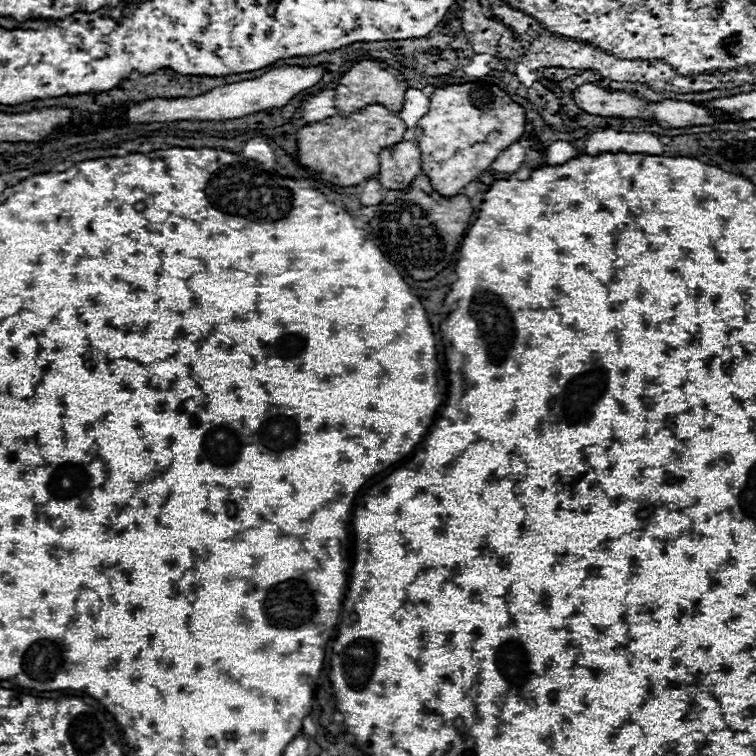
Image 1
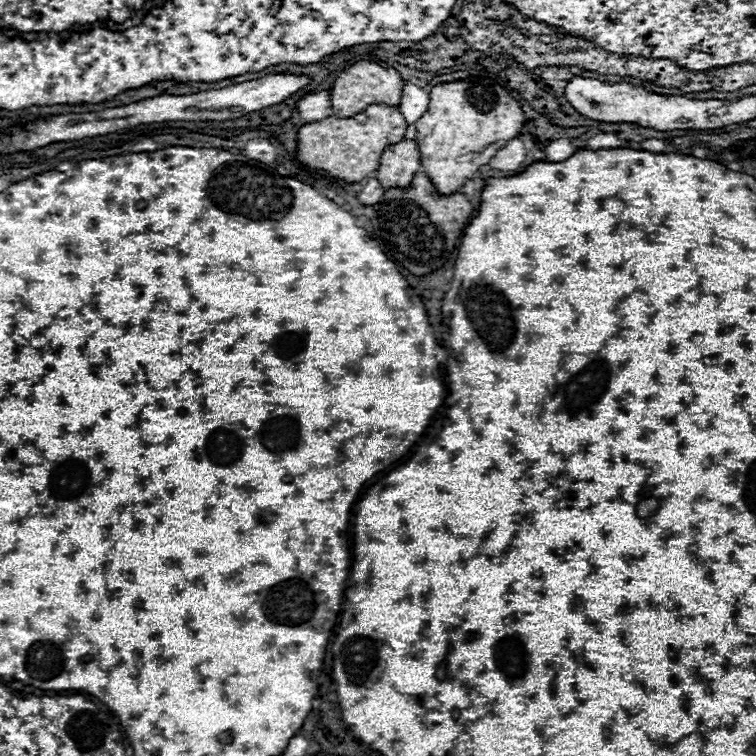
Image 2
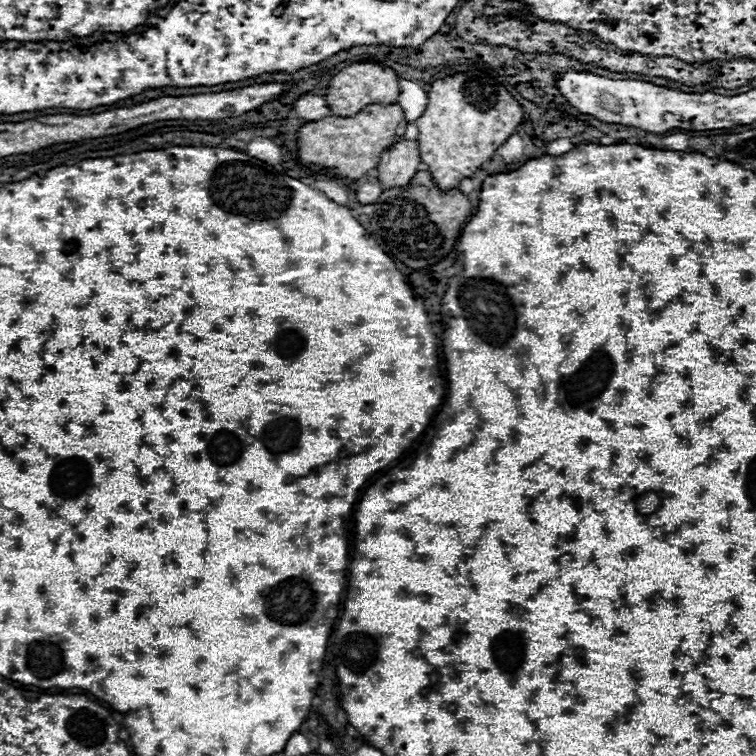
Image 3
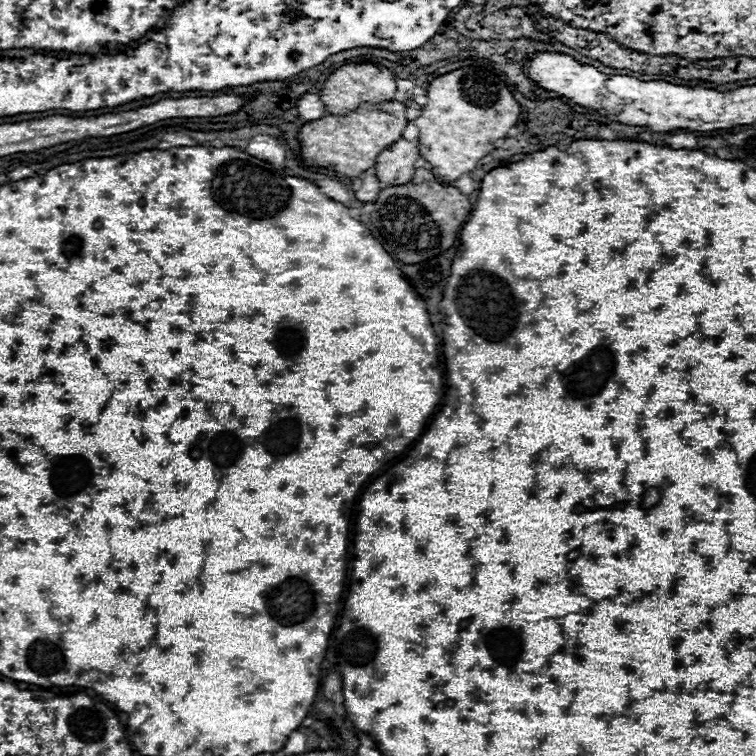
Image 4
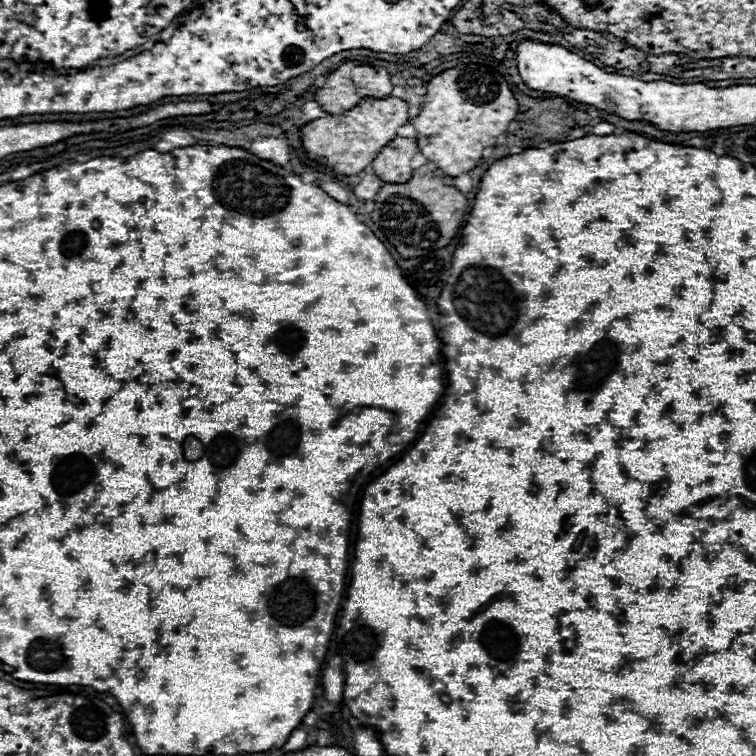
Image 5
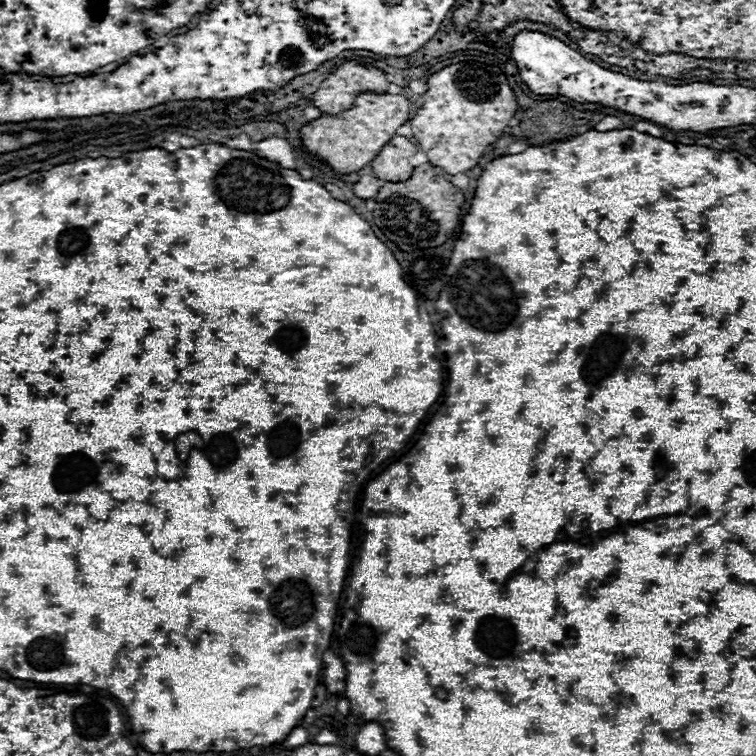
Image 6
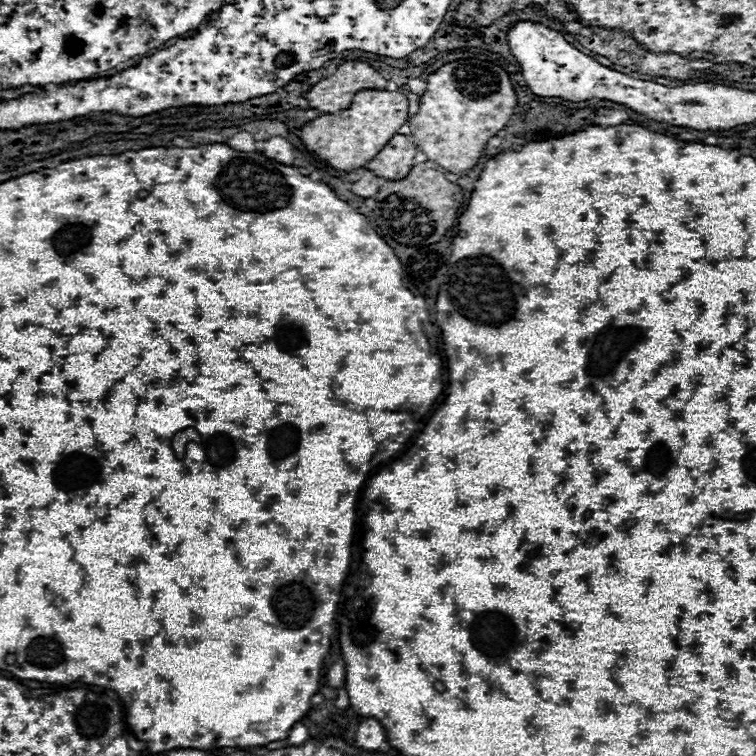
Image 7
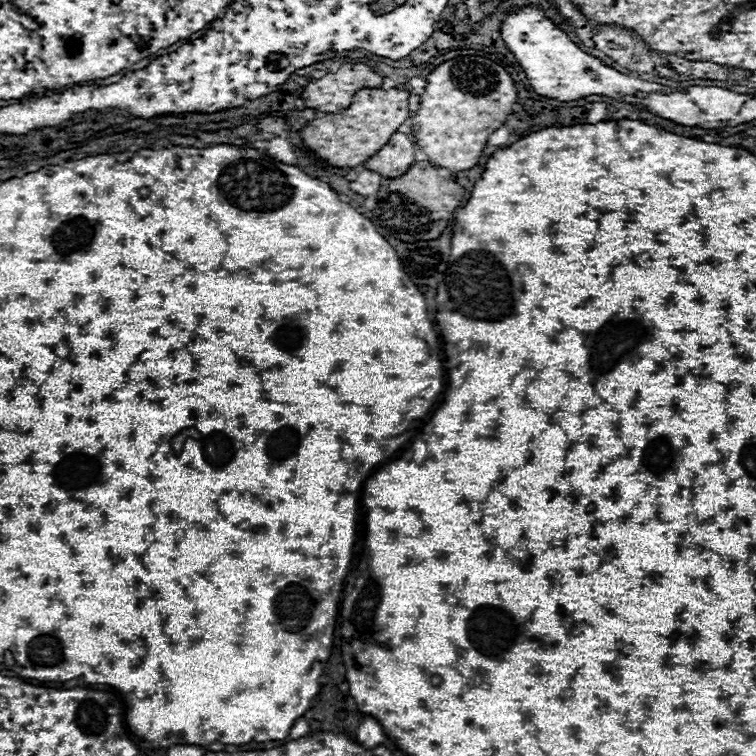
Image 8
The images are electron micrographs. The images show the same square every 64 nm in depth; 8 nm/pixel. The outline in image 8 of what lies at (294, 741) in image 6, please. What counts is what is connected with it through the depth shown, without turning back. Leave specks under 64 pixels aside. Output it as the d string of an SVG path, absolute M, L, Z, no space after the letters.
M298 718L290 728L290 738L296 740L296 738L302 738L306 734L310 734L310 724L304 718Z

